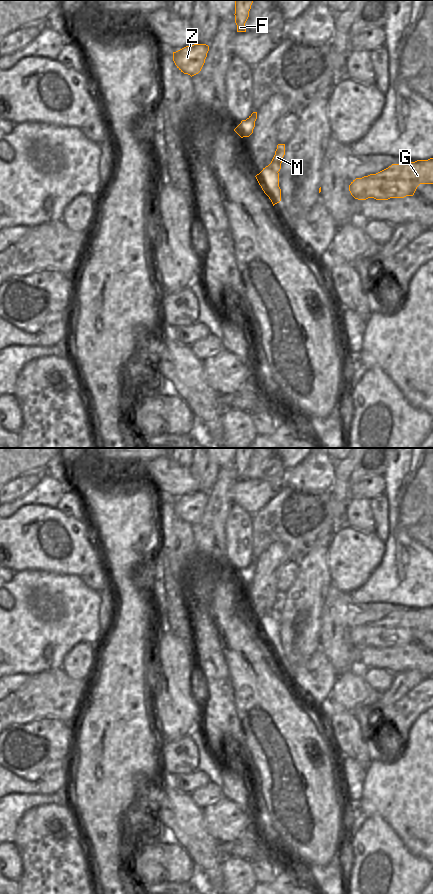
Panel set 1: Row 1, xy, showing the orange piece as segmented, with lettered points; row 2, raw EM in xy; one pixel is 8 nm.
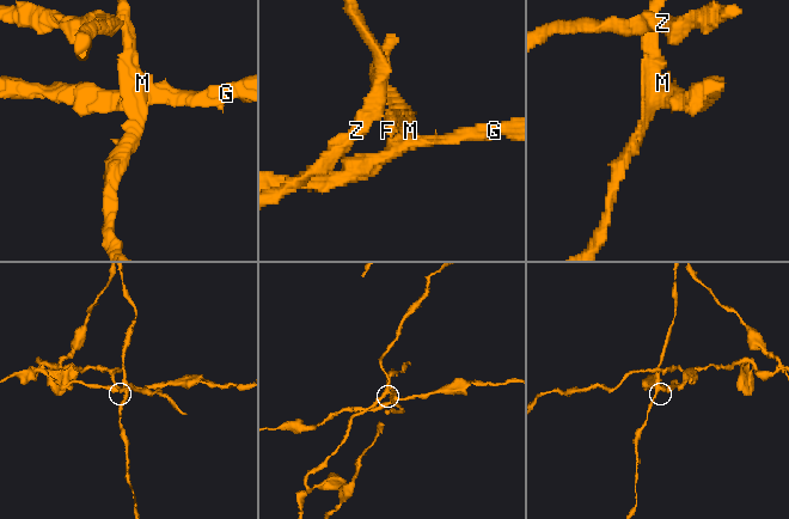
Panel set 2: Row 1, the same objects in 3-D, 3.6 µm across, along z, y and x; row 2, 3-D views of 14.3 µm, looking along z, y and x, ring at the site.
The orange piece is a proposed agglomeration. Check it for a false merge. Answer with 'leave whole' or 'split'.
split

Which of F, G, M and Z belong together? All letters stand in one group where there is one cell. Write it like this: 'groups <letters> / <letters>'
groups F M Z / G

